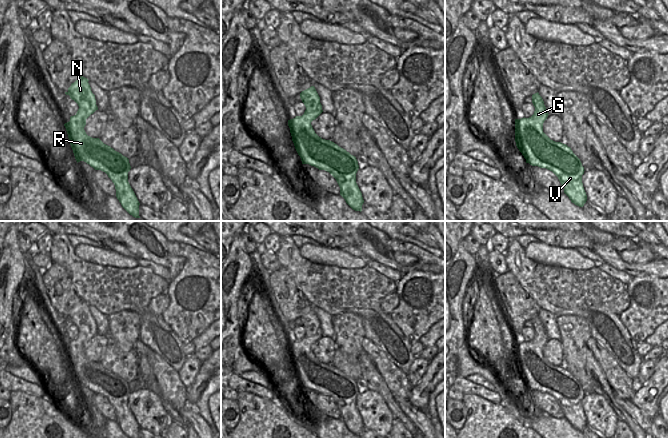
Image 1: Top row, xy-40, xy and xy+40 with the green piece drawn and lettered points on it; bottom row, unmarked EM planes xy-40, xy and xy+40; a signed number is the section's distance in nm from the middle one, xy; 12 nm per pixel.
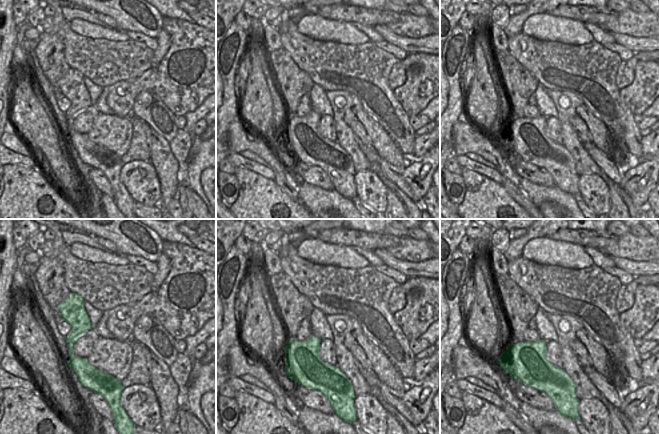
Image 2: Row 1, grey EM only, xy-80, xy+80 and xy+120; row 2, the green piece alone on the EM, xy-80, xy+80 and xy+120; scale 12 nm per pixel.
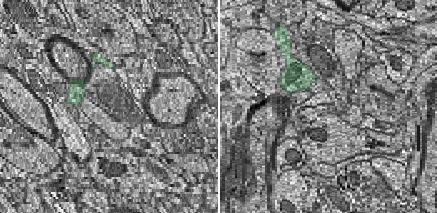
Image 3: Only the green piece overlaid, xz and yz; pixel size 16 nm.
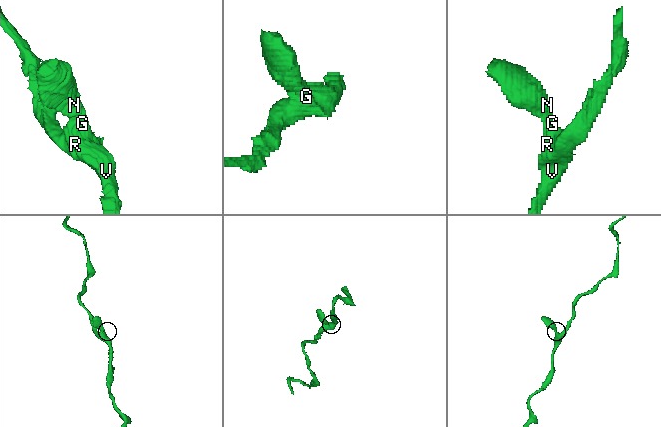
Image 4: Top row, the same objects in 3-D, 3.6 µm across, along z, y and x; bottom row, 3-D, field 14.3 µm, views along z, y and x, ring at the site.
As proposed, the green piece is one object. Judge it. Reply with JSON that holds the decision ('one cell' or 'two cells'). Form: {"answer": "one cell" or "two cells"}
{"answer": "one cell"}

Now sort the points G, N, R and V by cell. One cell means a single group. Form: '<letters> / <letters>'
G N R V

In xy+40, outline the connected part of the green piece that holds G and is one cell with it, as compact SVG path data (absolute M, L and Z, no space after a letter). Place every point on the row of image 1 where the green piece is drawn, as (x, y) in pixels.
M538 92L532 95L532 103L535 111L531 117L515 119L516 146L526 159L526 163L552 171L558 177L564 188L564 193L569 197L571 202L579 207L583 207L587 201L587 195L582 183L582 175L585 171L584 167L570 147L561 142L551 140L543 132L543 123L549 114Z

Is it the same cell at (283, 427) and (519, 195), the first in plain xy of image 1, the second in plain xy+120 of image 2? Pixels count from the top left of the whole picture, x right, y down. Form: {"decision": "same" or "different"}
{"decision": "different"}

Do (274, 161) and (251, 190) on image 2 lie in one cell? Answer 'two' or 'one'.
two

